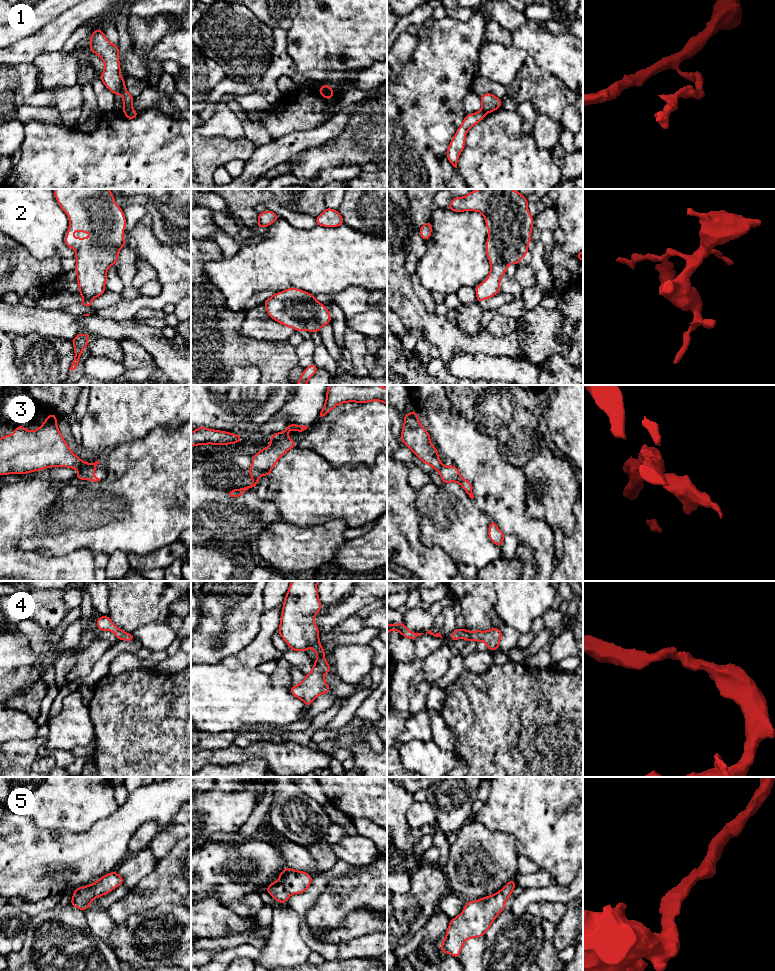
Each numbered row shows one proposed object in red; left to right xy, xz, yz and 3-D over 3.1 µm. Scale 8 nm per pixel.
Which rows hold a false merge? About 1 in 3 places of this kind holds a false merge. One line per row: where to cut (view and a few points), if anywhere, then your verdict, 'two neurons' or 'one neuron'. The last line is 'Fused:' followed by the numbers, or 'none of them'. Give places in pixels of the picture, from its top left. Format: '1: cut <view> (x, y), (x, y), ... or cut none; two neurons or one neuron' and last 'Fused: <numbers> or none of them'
1: cut xy (131, 109), (125, 114); two neurons
2: cut none; one neuron
3: cut xz (286, 436), (271, 442); two neurons
4: cut none; one neuron
5: cut none; one neuron
Fused: 1, 3

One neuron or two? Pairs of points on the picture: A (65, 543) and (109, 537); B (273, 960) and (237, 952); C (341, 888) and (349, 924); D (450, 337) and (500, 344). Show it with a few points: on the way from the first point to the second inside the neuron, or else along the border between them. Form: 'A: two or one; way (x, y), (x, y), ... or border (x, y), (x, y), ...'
A: one; way (76, 537), (98, 537)
B: two; border (261, 950), (260, 955), (255, 960)
C: two; border (370, 909), (357, 908), (339, 925), (329, 929)
D: one; way (462, 341), (466, 343), (488, 344)

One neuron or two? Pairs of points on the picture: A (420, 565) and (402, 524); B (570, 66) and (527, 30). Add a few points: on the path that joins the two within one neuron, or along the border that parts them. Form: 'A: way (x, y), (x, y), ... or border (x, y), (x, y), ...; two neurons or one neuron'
A: way (414, 555), (402, 543), (402, 534); one neuron
B: way (559, 55), (549, 51), (538, 41); one neuron

